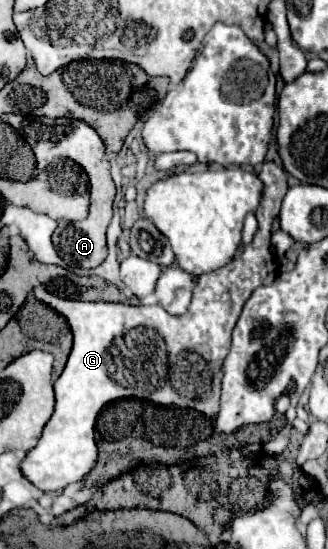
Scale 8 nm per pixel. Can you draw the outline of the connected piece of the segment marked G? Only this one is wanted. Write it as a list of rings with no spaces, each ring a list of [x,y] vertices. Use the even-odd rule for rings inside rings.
[[[264,162],[258,178],[264,184],[256,210],[258,232],[238,258],[198,278],[192,304],[182,316],[170,316],[160,304],[126,306],[110,302],[68,302],[46,292],[42,286],[34,288],[36,300],[54,308],[68,320],[74,346],[62,376],[54,382],[54,414],[50,422],[46,422],[38,444],[20,462],[20,472],[30,484],[42,492],[58,492],[72,482],[80,482],[92,470],[98,458],[94,442],[96,416],[100,408],[112,400],[138,398],[158,406],[192,408],[208,418],[218,414],[222,362],[230,348],[232,328],[250,294],[258,286],[274,282],[278,270],[274,254],[270,252],[270,226],[288,190],[286,172],[274,162]]]

